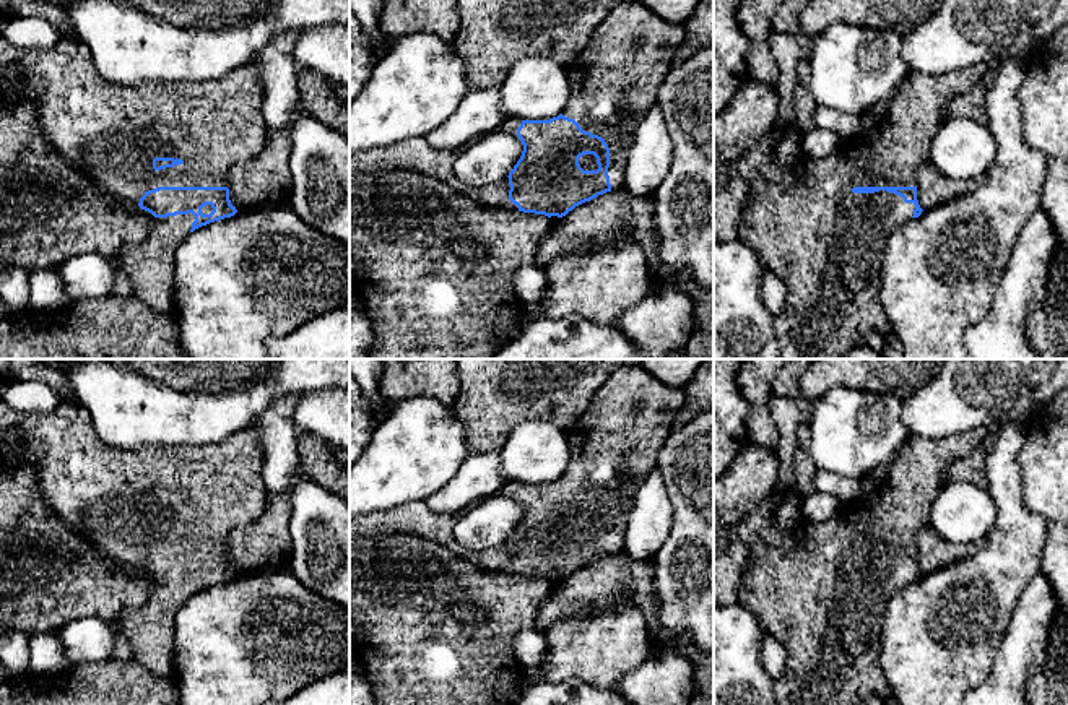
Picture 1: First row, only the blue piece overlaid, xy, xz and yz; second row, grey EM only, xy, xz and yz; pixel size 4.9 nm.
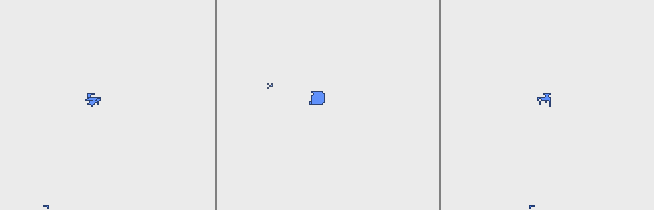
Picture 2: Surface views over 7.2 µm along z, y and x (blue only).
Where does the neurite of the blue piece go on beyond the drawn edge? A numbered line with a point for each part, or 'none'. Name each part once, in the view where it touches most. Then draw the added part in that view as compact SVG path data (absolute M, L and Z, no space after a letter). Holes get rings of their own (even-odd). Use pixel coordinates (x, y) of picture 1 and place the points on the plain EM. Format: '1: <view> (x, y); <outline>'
1: yz (824, 606); M772 395L769 408L780 432L775 448L779 471L771 494L733 530L751 556L740 580L738 604L753 612L785 650L785 671L772 682L774 705L866 705L871 695L891 695L878 663L883 616L888 601L912 583L915 573L914 567L905 567L884 552L917 551L917 534L930 520L949 465L977 448L990 429L980 426L967 434L941 439L907 437L875 505L850 500L827 521L814 523L801 517L784 531L774 523L774 512L780 499L797 491L792 473L797 429L808 422L811 406L798 395ZM853 551L881 554L853 557Z

